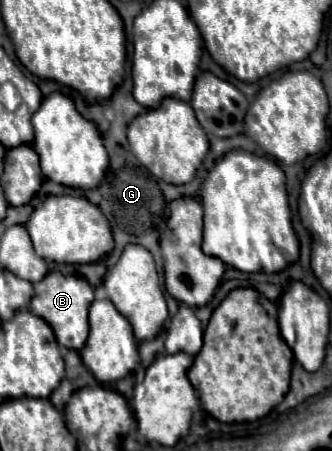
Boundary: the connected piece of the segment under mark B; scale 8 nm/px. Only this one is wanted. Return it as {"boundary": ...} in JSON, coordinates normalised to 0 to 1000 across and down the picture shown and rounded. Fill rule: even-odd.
{"boundary":[[[145,605],[114,632],[102,632],[102,645],[108,654],[96,659],[90,690],[127,703],[163,729],[163,743],[187,769],[241,778],[265,747],[265,685],[283,667],[277,632],[235,610]]]}

